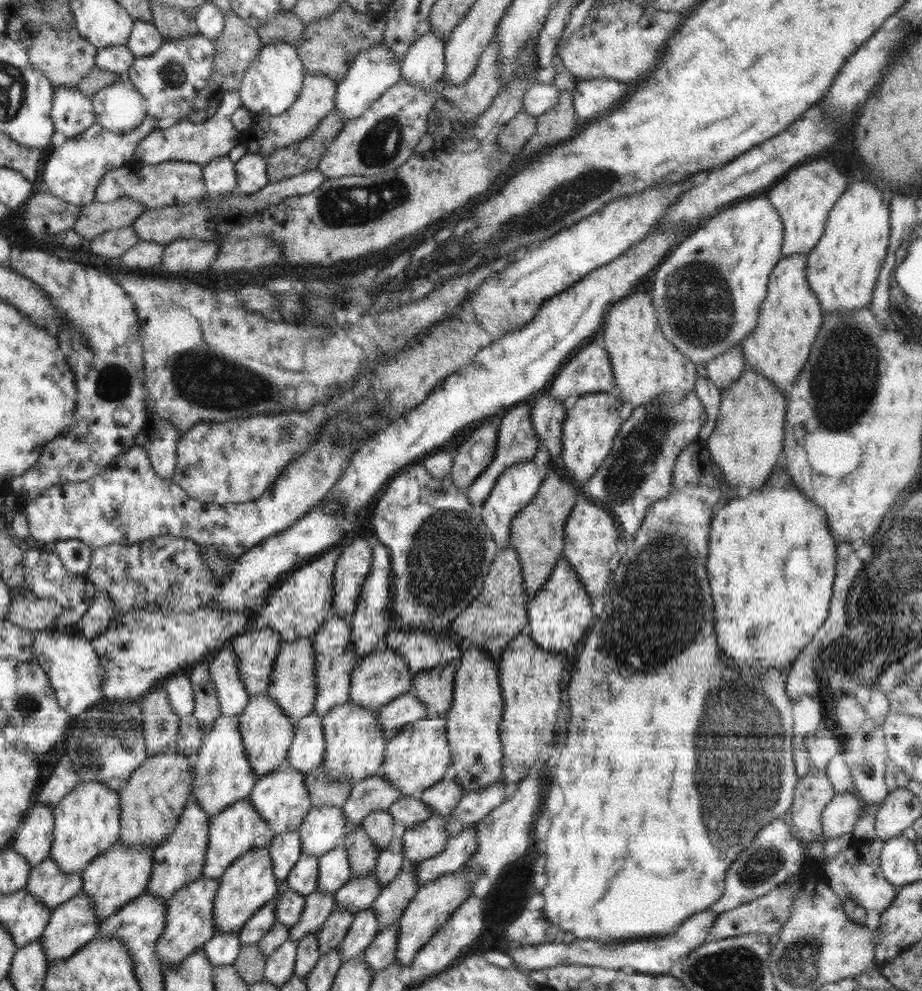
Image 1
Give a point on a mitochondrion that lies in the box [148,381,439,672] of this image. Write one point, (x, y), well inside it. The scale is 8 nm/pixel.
(173, 587)

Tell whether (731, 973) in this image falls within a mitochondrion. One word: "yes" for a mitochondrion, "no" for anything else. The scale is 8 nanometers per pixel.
yes

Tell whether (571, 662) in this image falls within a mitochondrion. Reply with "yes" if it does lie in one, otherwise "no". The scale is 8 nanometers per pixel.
no

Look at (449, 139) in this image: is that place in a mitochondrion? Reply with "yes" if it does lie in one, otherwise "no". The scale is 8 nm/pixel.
no

